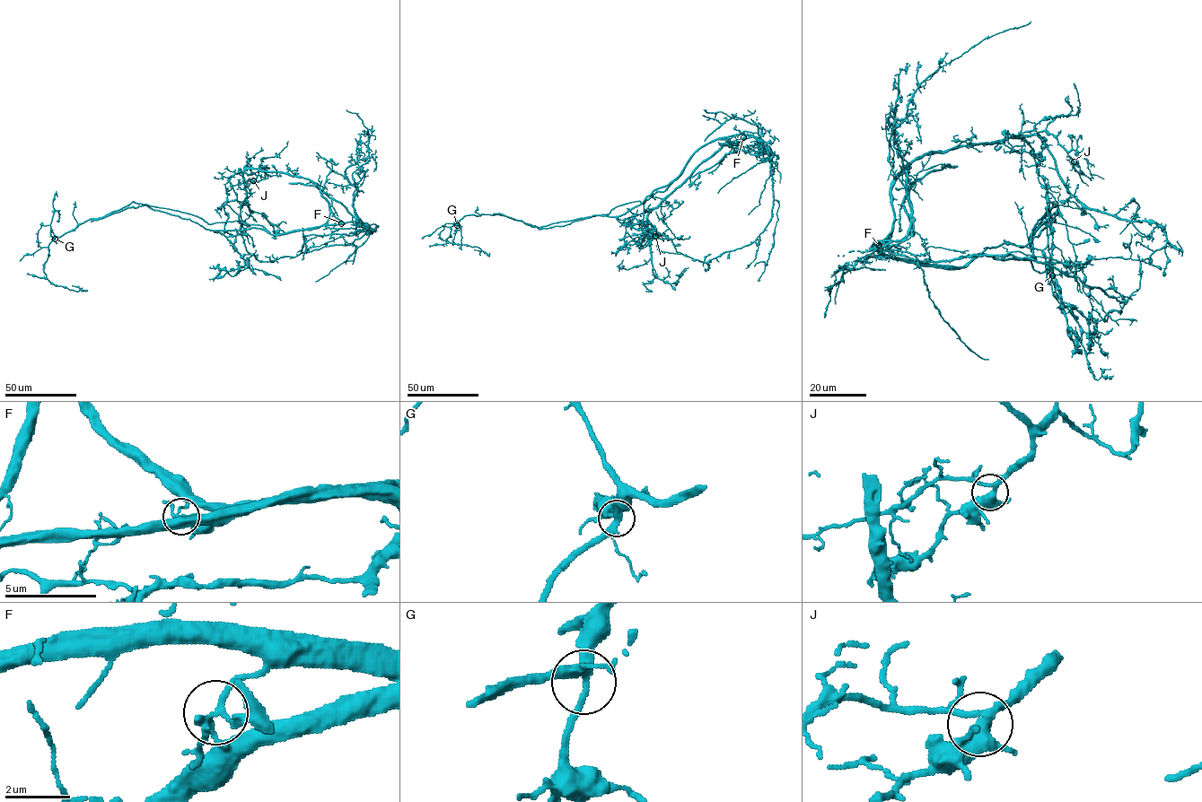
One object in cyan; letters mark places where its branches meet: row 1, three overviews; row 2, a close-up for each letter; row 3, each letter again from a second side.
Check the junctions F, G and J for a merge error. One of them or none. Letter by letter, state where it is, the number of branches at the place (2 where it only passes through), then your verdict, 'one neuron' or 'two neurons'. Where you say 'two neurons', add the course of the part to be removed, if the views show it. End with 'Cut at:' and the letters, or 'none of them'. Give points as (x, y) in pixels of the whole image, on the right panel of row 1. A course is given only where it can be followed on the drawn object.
F: place (879, 245); branches 4; two neurons; course (879, 245), (885, 255), (947, 268), (978, 255), (1034, 258), (1032, 239), (1058, 210), (1028, 241)
G: place (1052, 275); branches 4; one neuron
J: place (1074, 161); branches 4; one neuron
Cut at: F

